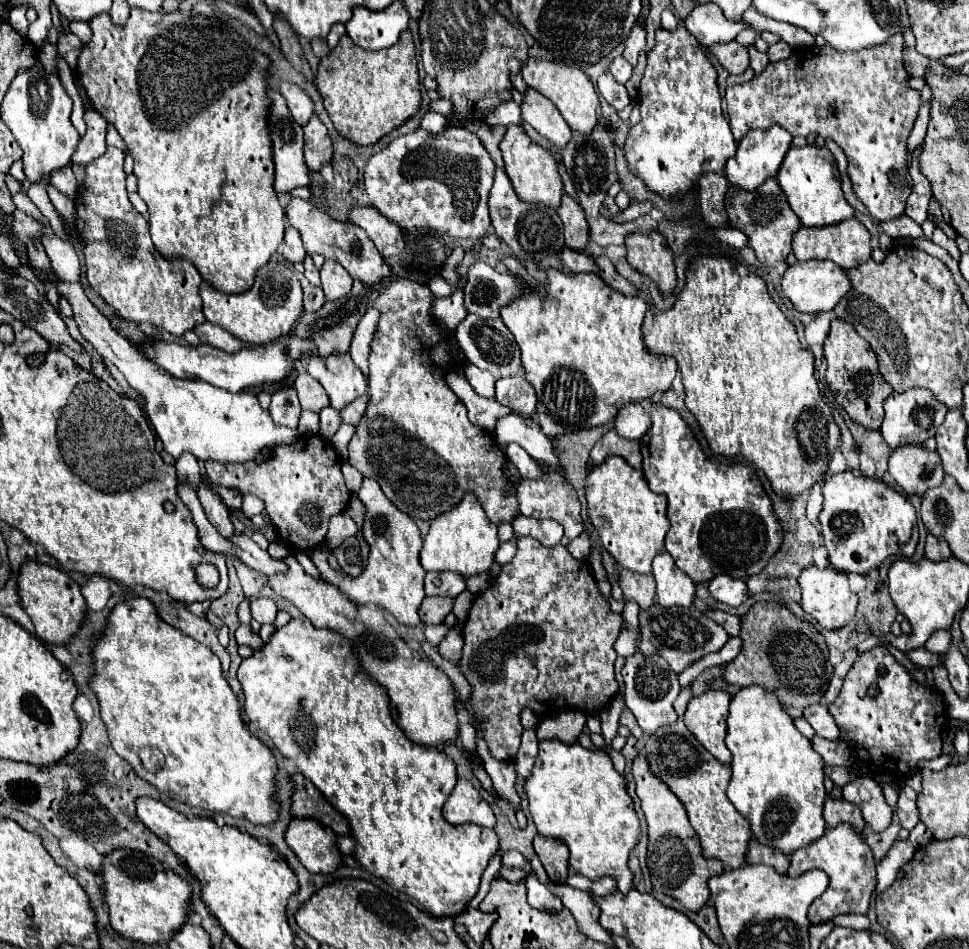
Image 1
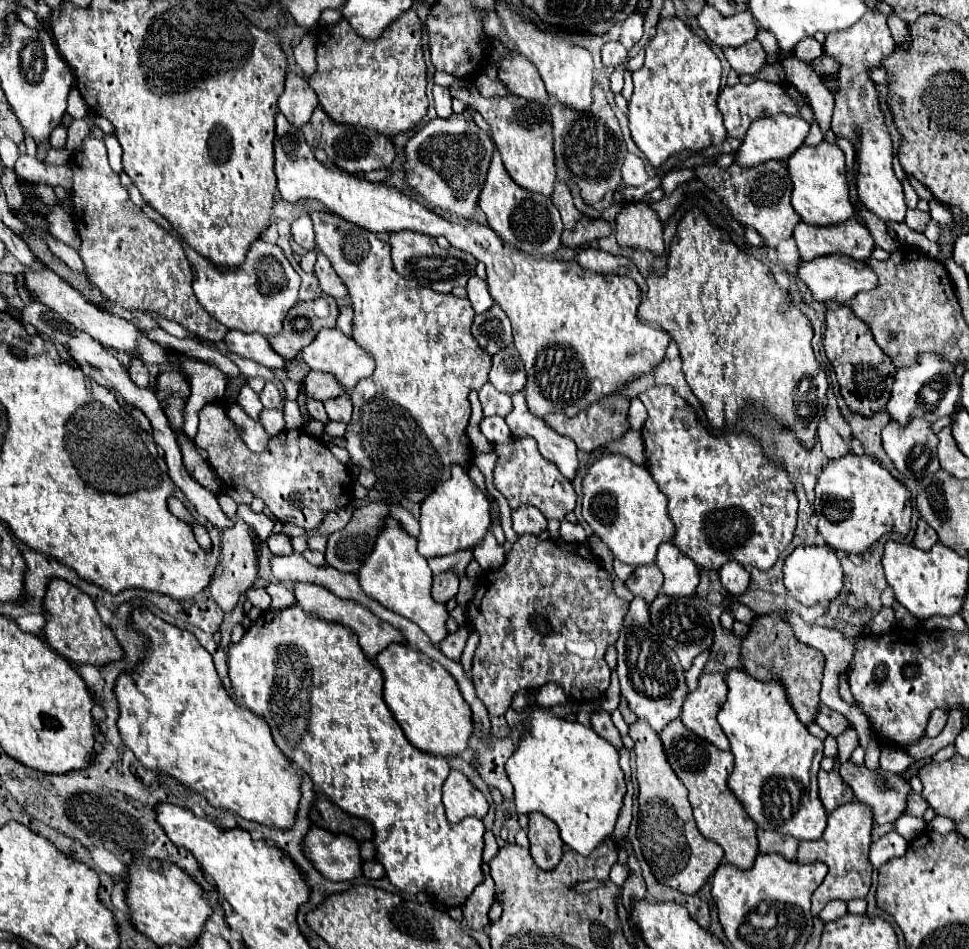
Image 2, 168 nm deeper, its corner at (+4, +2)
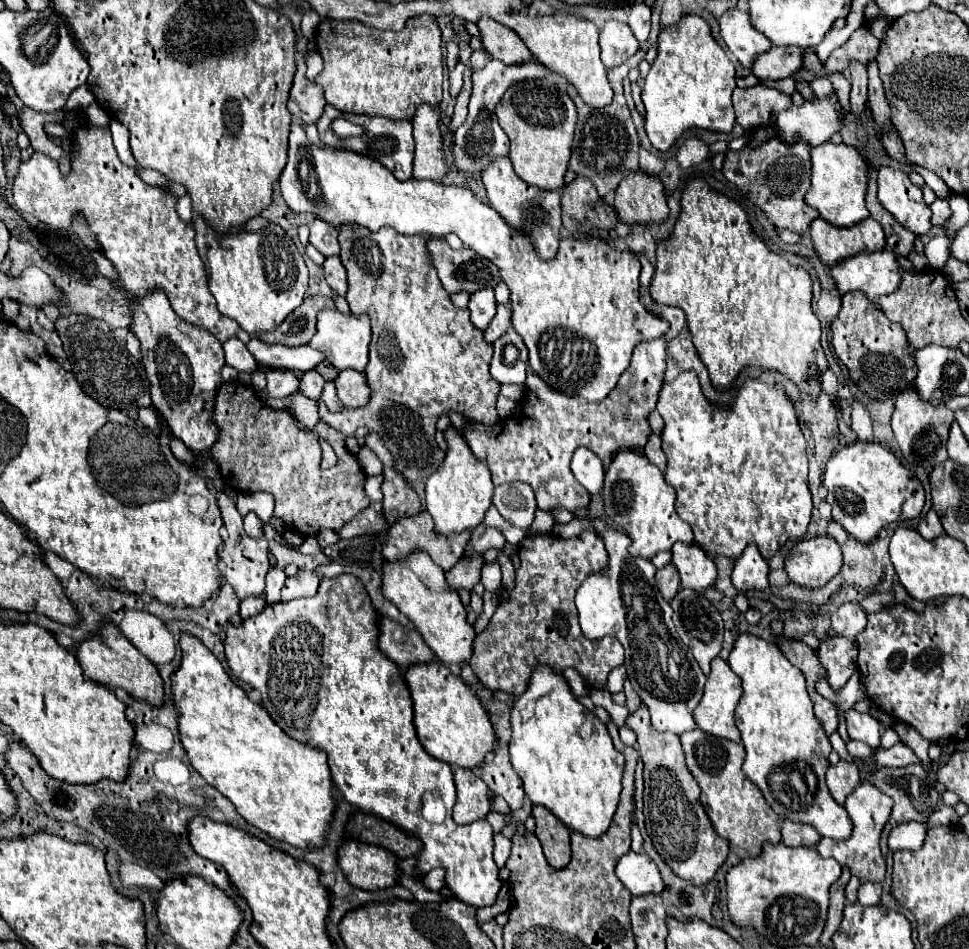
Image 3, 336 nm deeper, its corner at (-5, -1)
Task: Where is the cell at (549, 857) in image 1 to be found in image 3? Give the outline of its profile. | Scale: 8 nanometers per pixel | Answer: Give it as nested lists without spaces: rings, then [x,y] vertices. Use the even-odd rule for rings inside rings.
[[[533,806],[533,816],[537,820],[535,836],[539,838],[539,842],[543,846],[543,854],[547,858],[547,862],[557,870],[565,868],[571,860],[571,846],[569,846],[571,832],[547,808]]]

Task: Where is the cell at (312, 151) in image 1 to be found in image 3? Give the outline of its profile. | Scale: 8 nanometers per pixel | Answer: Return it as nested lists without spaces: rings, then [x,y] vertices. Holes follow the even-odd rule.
[[[327,106],[323,116],[317,120],[317,128],[319,128],[319,138],[327,148],[335,148],[335,150],[349,150],[349,152],[359,152],[359,154],[369,154],[375,160],[379,160],[389,172],[395,174],[395,178],[399,180],[409,180],[411,178],[411,170],[413,170],[413,154],[415,154],[415,144],[413,144],[413,128],[411,122],[407,120],[385,120],[385,118],[373,118],[373,116],[357,116],[357,114],[343,114],[333,106]],[[333,118],[345,118],[357,126],[365,128],[365,134],[361,136],[349,136],[345,140],[339,140],[333,136],[333,132],[327,128],[329,122]]]

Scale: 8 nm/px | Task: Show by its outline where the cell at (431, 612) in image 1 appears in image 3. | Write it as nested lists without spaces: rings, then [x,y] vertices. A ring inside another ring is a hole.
[[[469,556],[461,558],[449,572],[445,572],[447,584],[453,590],[473,590],[473,586],[481,578],[481,568],[483,568],[483,556]]]

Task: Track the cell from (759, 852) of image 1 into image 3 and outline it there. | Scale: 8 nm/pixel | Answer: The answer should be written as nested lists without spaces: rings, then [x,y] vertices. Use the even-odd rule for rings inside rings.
[[[783,820],[781,824],[781,842],[785,846],[815,846],[821,840],[821,836],[817,836],[813,828],[805,828],[805,824],[793,824],[791,820]]]

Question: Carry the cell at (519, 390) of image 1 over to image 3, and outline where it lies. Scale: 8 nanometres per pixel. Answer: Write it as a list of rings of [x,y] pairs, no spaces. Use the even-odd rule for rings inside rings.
[[[509,328],[501,340],[493,344],[495,354],[491,360],[491,376],[499,384],[525,384],[527,378],[527,348],[521,336]]]

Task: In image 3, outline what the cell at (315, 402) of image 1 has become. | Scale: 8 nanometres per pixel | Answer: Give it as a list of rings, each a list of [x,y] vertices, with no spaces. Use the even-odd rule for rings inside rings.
[[[343,370],[343,372],[339,372],[339,376],[333,382],[337,388],[339,400],[347,408],[361,408],[369,402],[369,386],[367,386],[363,372]]]

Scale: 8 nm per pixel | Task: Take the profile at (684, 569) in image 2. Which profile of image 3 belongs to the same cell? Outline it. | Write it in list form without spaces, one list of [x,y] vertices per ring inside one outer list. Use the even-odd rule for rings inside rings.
[[[673,544],[671,548],[673,560],[671,564],[679,572],[681,588],[691,588],[691,590],[705,590],[709,588],[715,578],[717,578],[717,568],[713,558],[697,548],[695,544]]]

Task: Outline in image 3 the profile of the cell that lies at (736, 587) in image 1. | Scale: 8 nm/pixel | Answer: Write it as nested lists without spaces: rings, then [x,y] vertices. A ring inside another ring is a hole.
[[[749,546],[741,554],[741,558],[735,562],[735,568],[733,568],[733,574],[731,574],[731,582],[739,592],[767,590],[769,588],[767,574],[769,574],[767,560],[761,558],[757,548]]]

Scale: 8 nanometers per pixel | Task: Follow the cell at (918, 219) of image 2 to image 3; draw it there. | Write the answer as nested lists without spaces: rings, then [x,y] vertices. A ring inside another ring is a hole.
[[[935,200],[929,208],[931,208],[931,212],[933,212],[933,216],[931,216],[931,224],[933,224],[933,226],[941,226],[941,222],[945,222],[945,220],[949,218],[949,214],[951,214],[947,200]]]

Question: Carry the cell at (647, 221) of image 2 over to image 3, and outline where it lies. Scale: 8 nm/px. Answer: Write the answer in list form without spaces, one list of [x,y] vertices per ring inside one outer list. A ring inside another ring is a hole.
[[[641,170],[627,176],[615,194],[615,210],[625,224],[661,224],[669,216],[663,184]]]

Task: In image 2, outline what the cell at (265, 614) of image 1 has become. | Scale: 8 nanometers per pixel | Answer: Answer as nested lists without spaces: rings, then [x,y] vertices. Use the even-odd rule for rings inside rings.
[[[252,587],[252,589],[248,589],[248,591],[246,591],[246,597],[252,601],[254,607],[258,607],[258,609],[262,609],[262,611],[266,611],[266,609],[270,607],[270,601],[272,601],[264,587],[258,587],[258,589]]]

